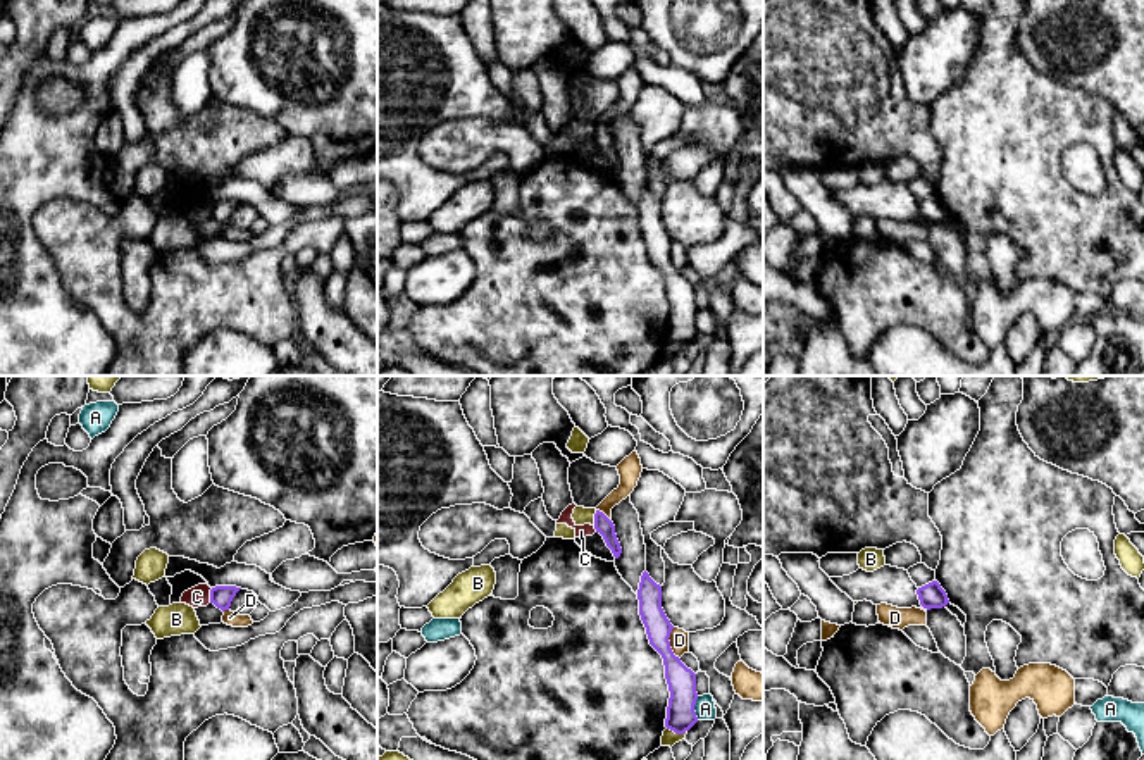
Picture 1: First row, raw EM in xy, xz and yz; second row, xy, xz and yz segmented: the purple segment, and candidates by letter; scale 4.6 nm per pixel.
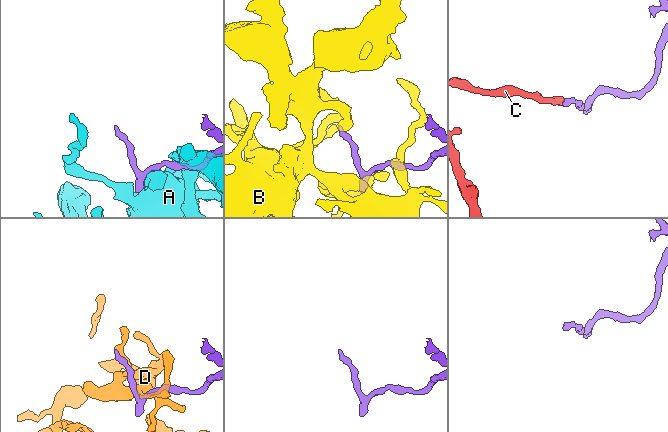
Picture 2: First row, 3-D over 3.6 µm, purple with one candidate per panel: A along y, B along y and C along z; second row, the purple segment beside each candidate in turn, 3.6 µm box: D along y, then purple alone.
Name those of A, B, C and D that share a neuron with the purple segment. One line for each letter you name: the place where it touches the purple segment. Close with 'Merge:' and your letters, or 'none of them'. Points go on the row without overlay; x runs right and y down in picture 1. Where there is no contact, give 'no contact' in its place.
Merge: none of them

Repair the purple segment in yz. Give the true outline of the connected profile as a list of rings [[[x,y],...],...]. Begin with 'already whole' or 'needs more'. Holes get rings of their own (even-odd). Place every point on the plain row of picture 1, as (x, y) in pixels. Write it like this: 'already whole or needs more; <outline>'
already whole; [[[932,195],[917,203],[920,219],[927,224],[942,222],[949,217],[946,205],[941,202],[937,195]]]

